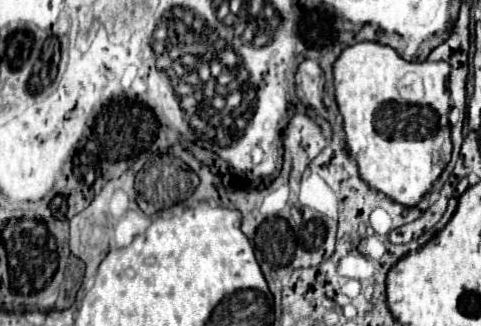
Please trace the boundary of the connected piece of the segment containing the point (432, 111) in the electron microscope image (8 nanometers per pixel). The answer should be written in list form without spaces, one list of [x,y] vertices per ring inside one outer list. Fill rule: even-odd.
[[[358,42],[342,50],[334,62],[334,88],[340,114],[344,118],[346,146],[352,158],[358,162],[362,180],[384,192],[388,198],[402,206],[416,206],[420,198],[430,190],[432,182],[440,176],[452,154],[450,142],[450,92],[448,92],[448,62],[406,62],[394,48],[380,42]],[[408,74],[420,74],[424,82],[424,96],[420,102],[412,104],[400,96],[400,80]]]

